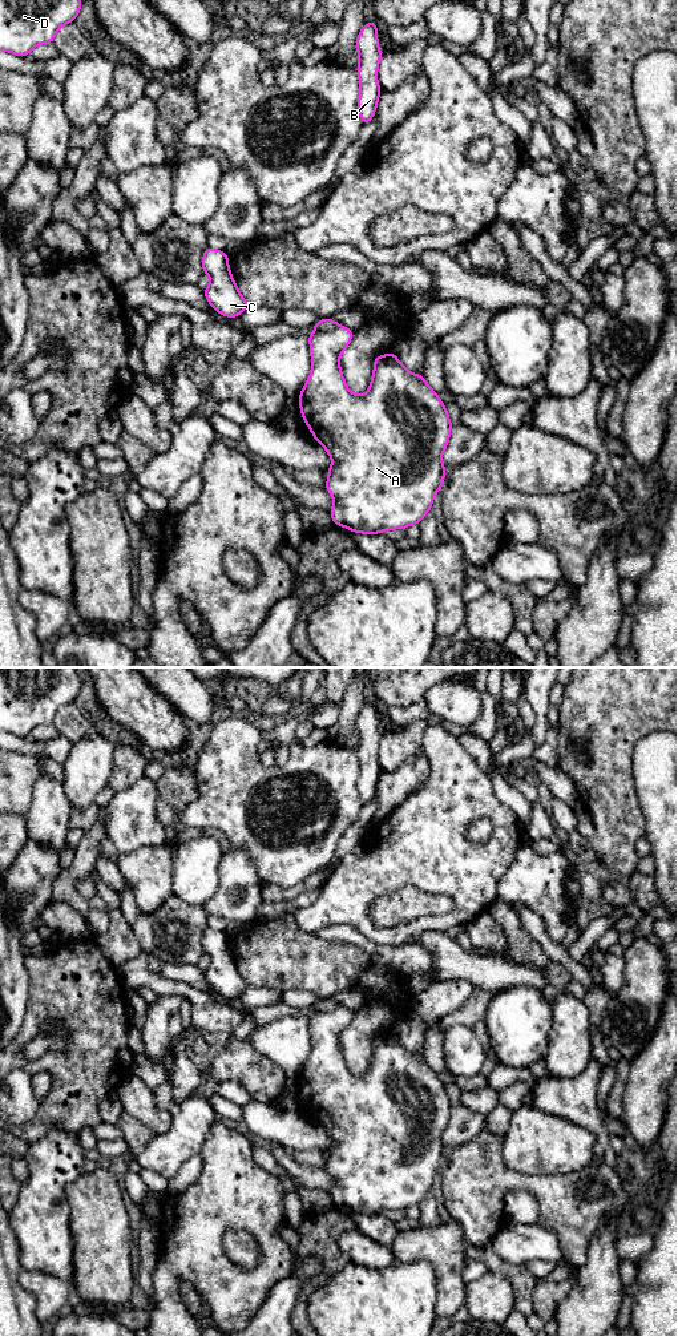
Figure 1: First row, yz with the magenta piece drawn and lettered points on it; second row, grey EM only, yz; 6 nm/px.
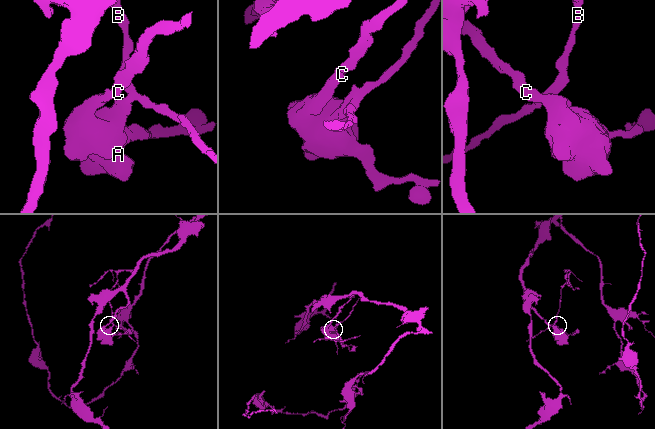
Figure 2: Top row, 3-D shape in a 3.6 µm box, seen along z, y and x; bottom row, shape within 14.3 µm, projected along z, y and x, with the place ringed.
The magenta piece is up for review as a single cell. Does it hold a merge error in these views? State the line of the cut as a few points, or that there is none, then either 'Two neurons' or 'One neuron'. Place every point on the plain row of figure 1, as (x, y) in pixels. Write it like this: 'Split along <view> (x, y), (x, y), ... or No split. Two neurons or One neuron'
Split along yz (339, 1005), (318, 1012). Two neurons

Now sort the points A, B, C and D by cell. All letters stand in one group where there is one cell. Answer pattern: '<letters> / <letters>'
A C D / B

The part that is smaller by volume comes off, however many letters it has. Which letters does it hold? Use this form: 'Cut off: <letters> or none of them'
Cut off: B

